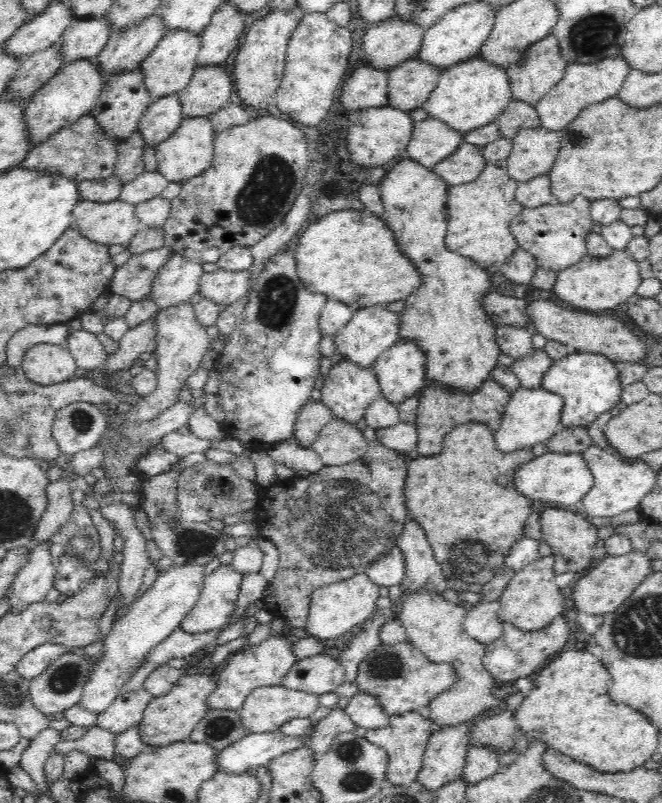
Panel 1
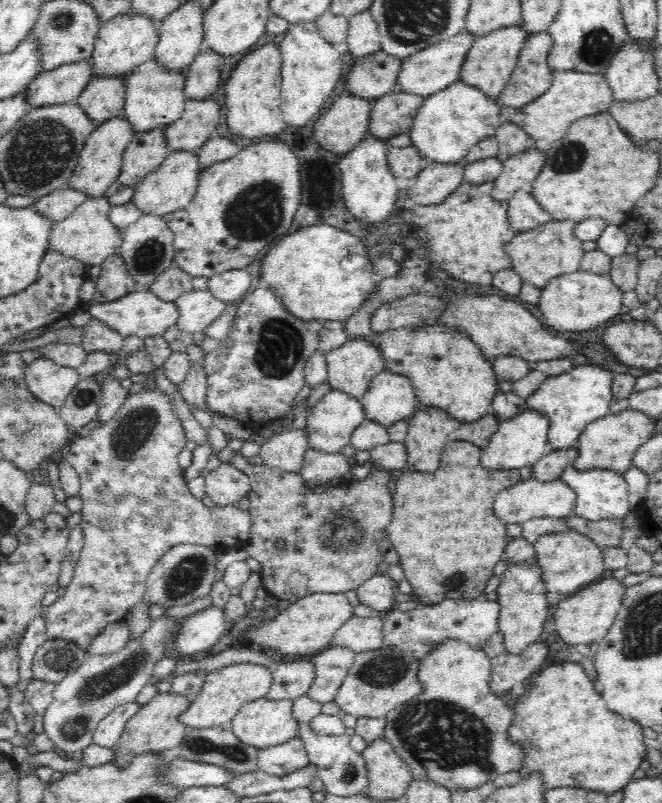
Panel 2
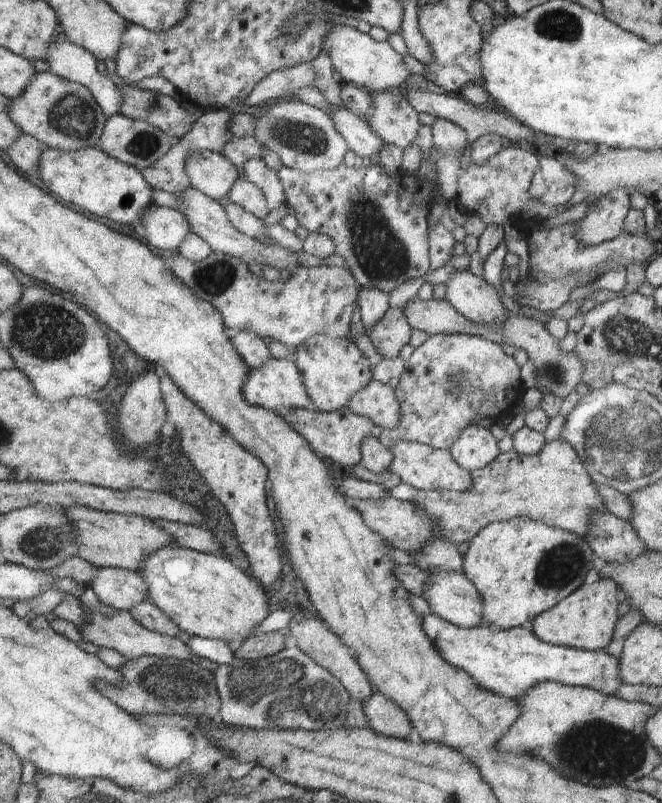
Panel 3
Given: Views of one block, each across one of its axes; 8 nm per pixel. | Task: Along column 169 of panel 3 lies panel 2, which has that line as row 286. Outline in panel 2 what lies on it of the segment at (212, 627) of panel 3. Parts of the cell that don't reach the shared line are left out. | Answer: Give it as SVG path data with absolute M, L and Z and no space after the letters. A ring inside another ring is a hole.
M580 270L550 280L541 289L537 307L552 330L580 333L617 320L625 310L622 304L623 293L609 275L590 274Z

